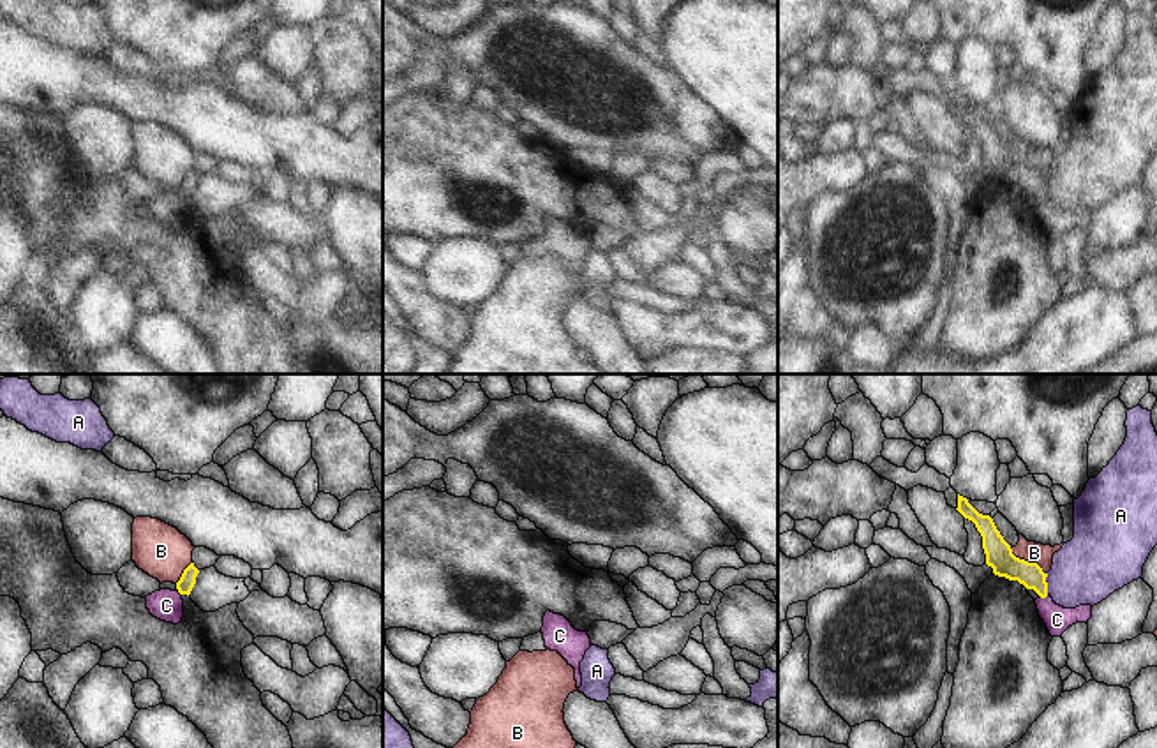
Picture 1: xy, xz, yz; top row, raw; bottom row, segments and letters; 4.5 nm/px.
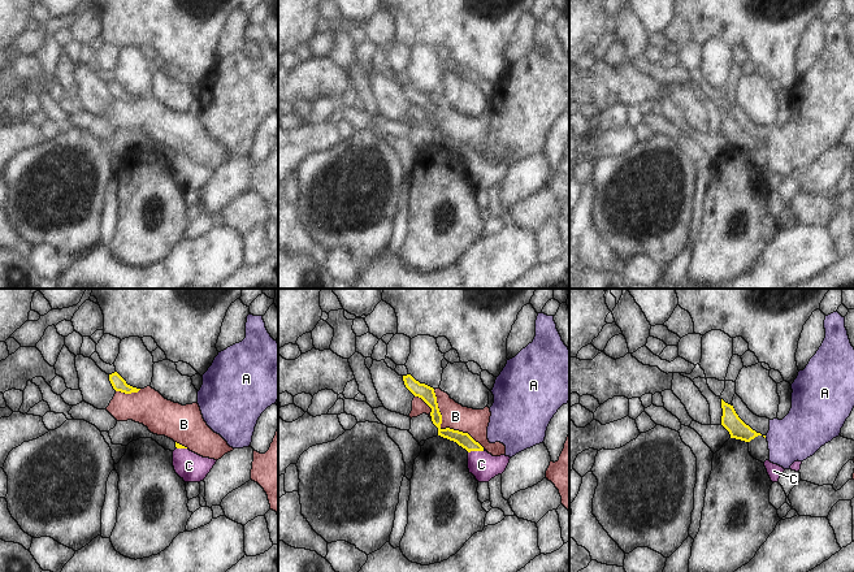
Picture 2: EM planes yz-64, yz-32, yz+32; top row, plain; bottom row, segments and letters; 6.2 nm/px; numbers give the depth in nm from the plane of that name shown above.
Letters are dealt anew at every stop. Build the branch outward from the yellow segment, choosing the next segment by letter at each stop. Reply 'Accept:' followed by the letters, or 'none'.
Accept: C

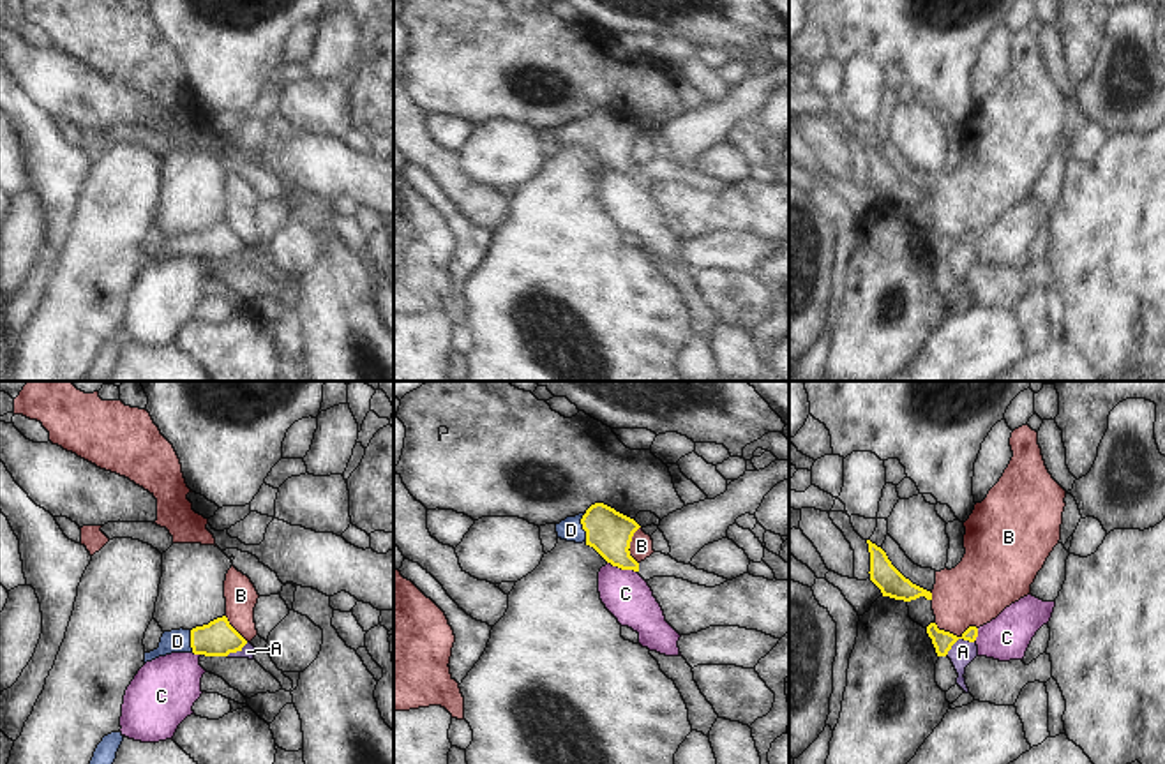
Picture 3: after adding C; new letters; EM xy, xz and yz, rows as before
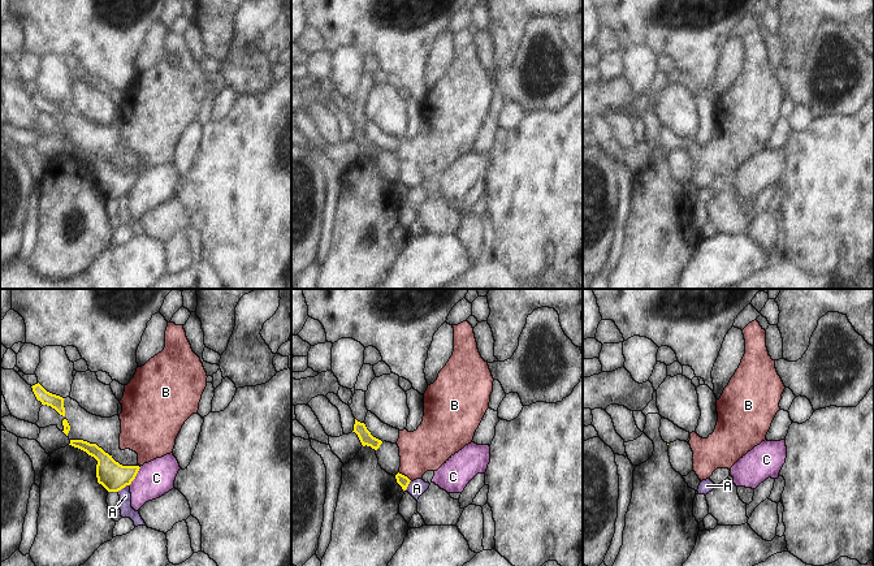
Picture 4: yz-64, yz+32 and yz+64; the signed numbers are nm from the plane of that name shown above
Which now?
Accept: D

